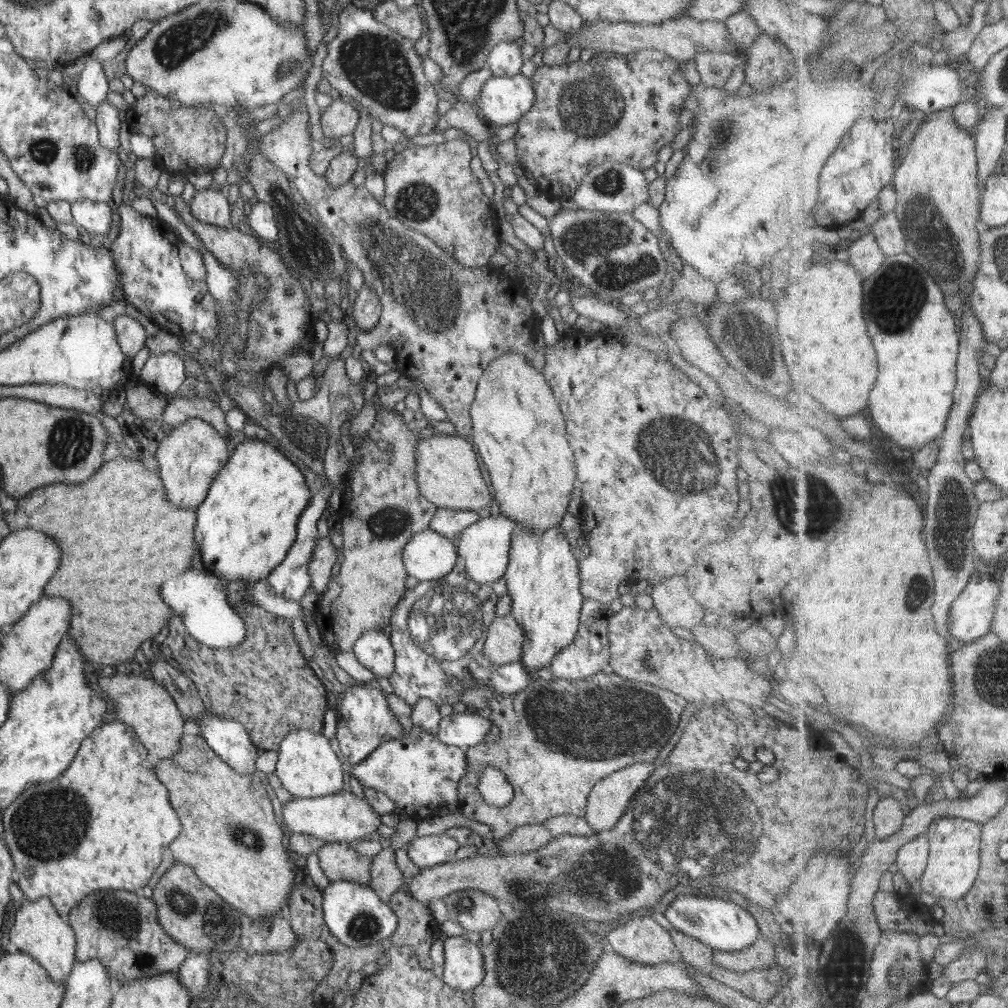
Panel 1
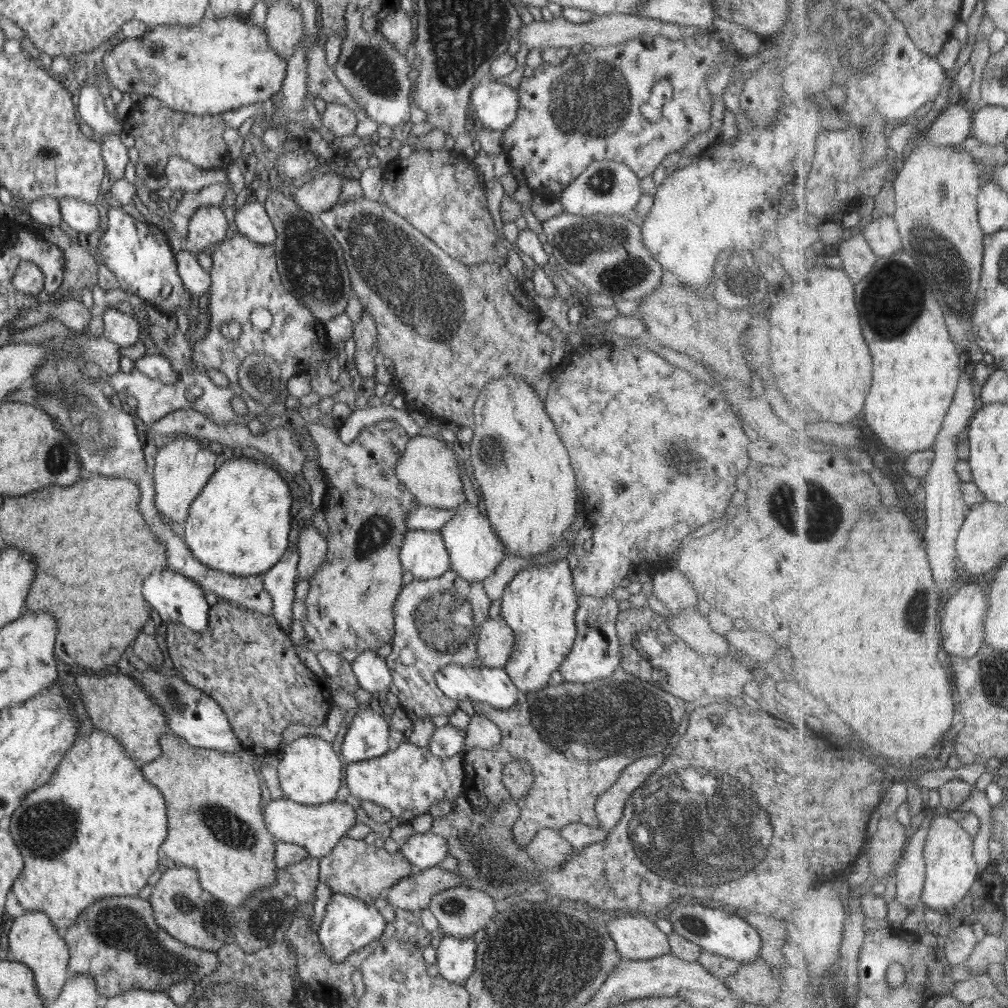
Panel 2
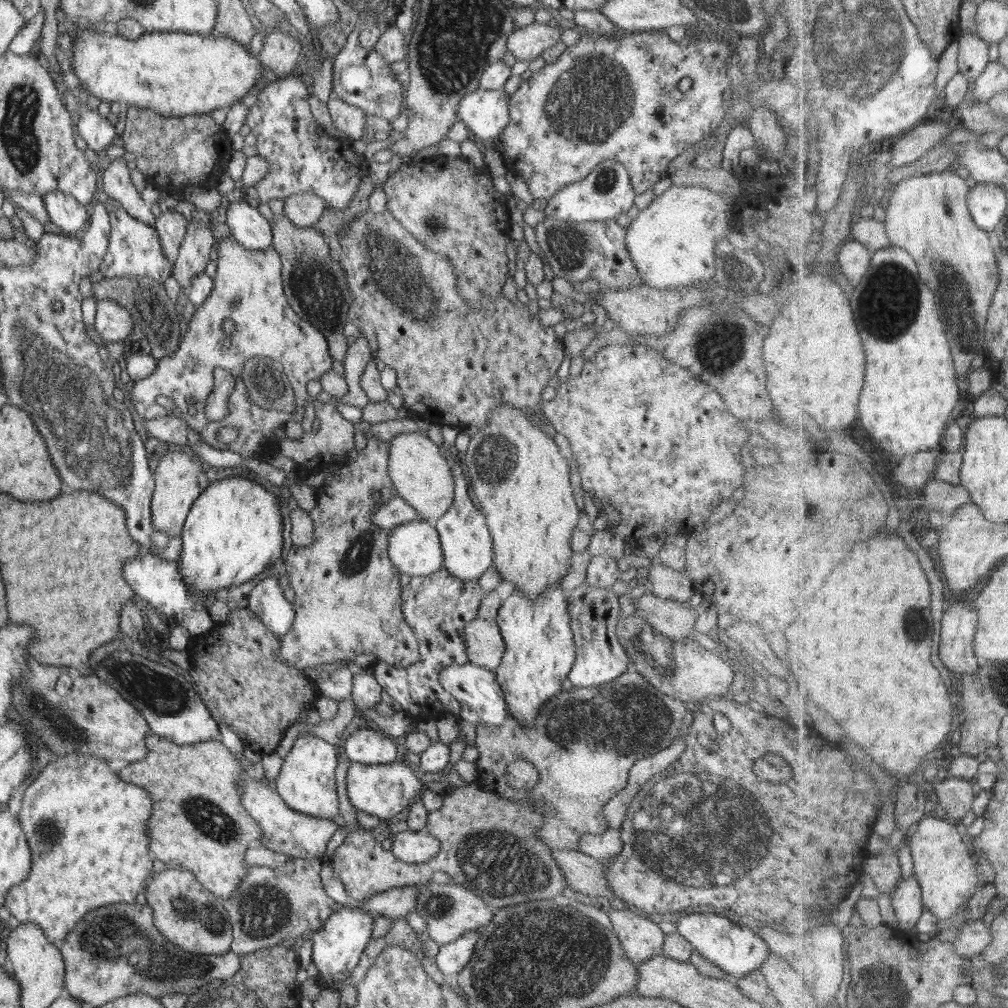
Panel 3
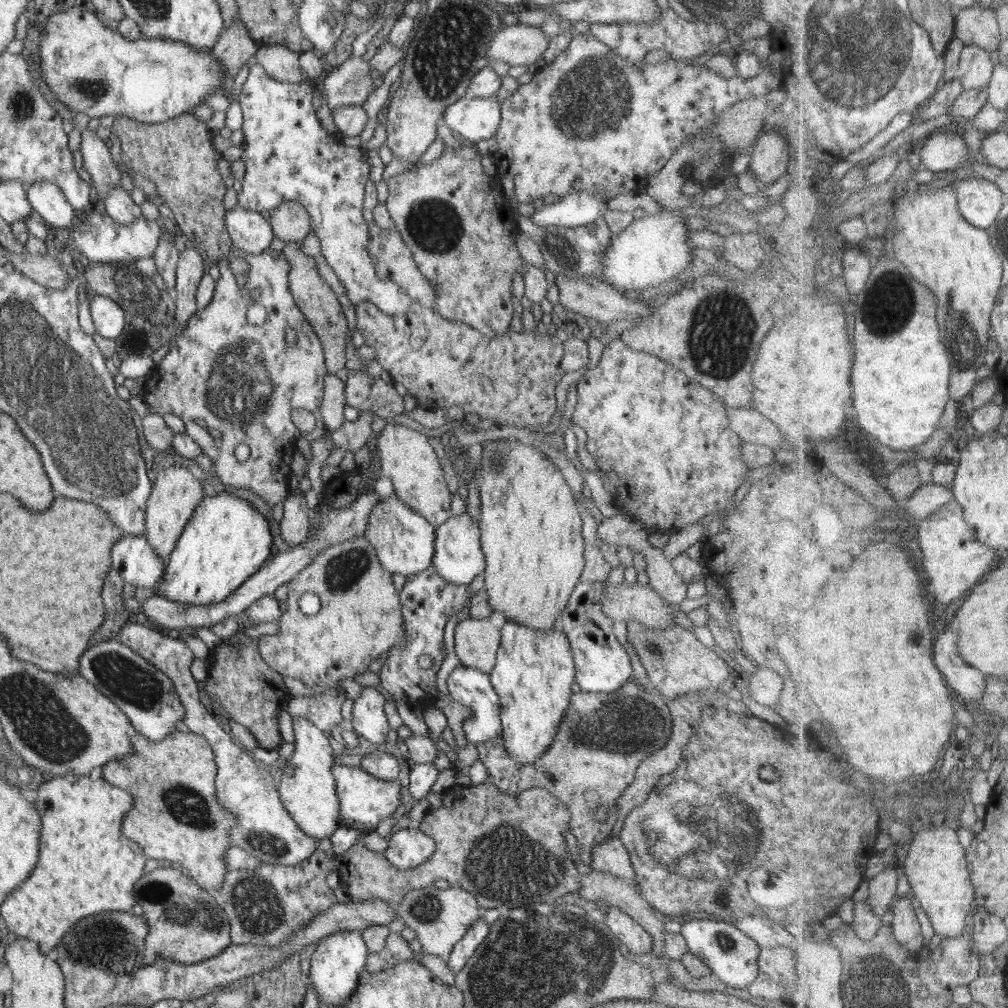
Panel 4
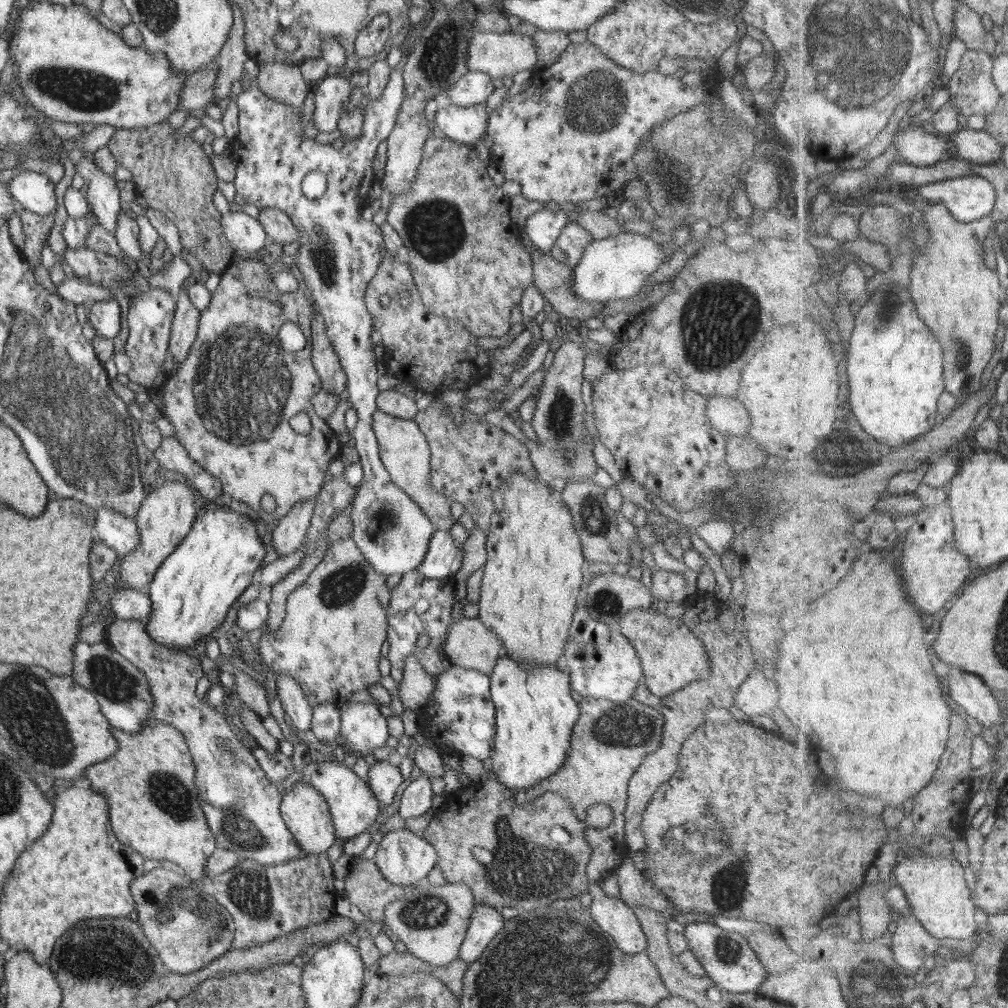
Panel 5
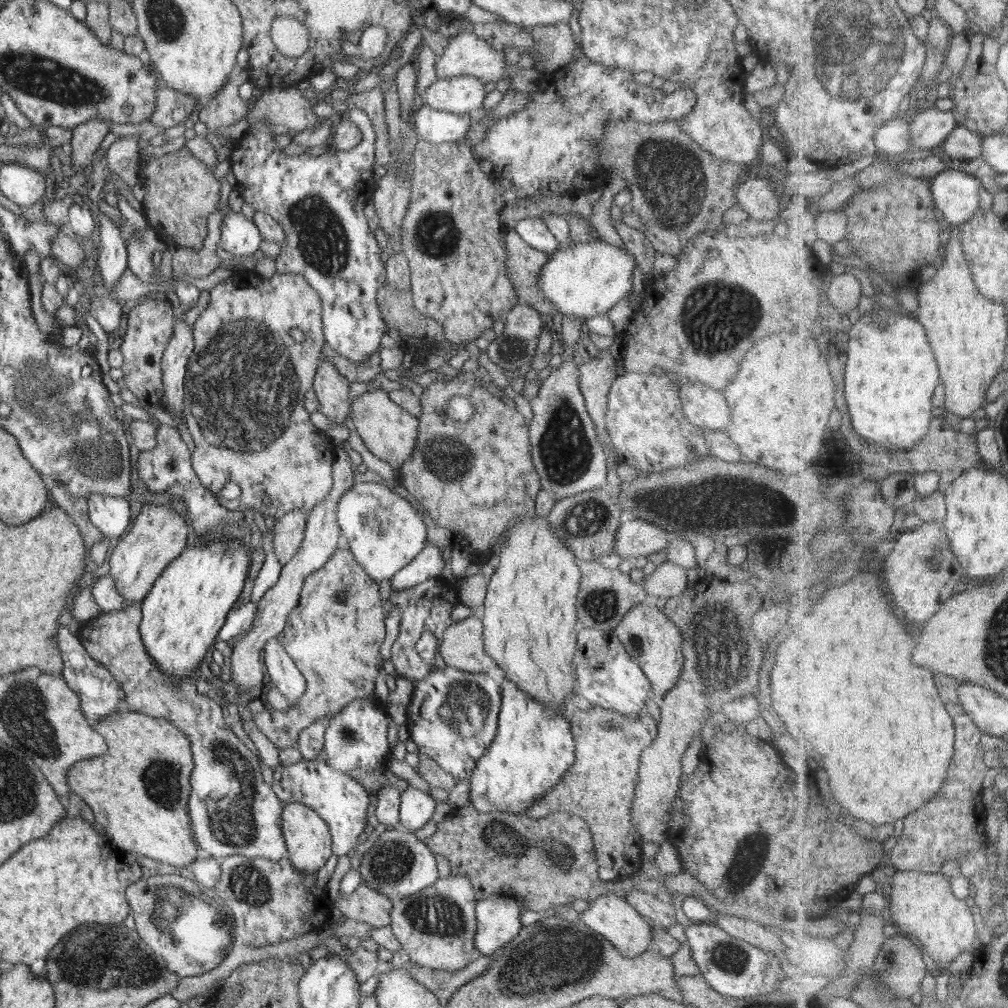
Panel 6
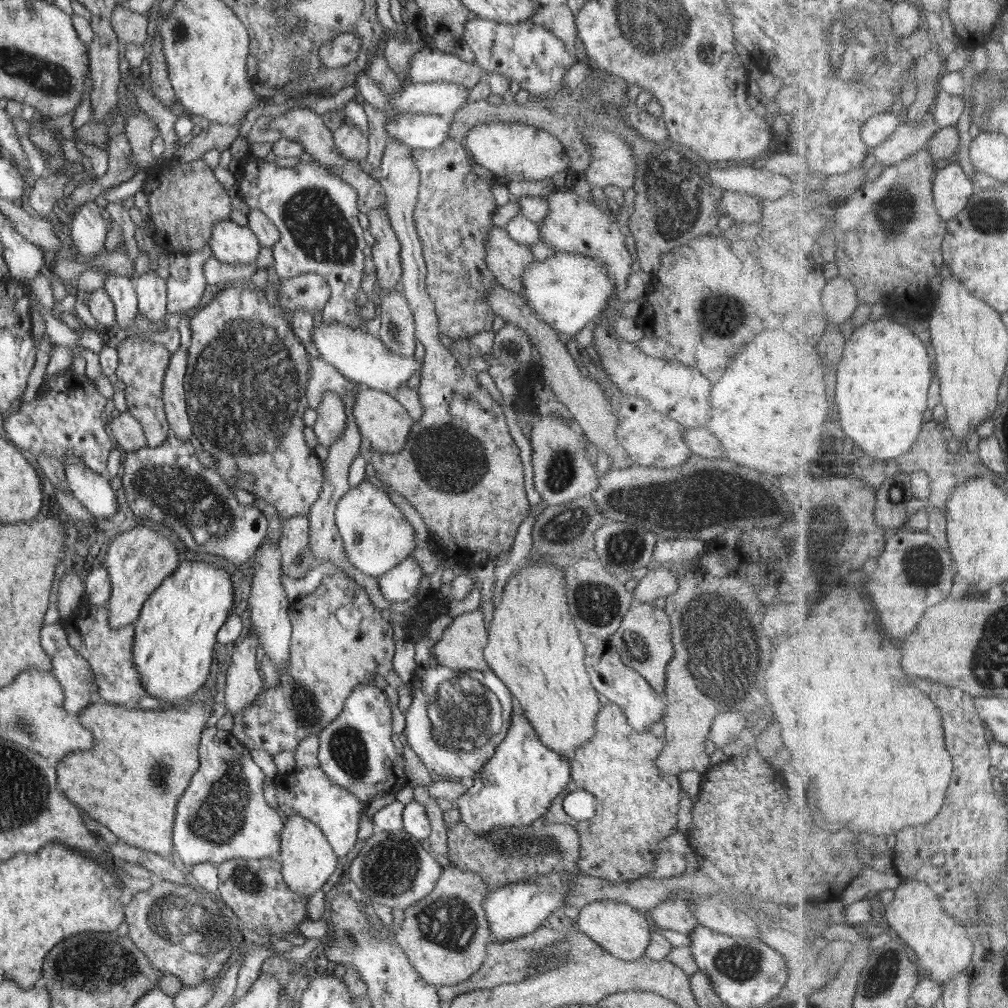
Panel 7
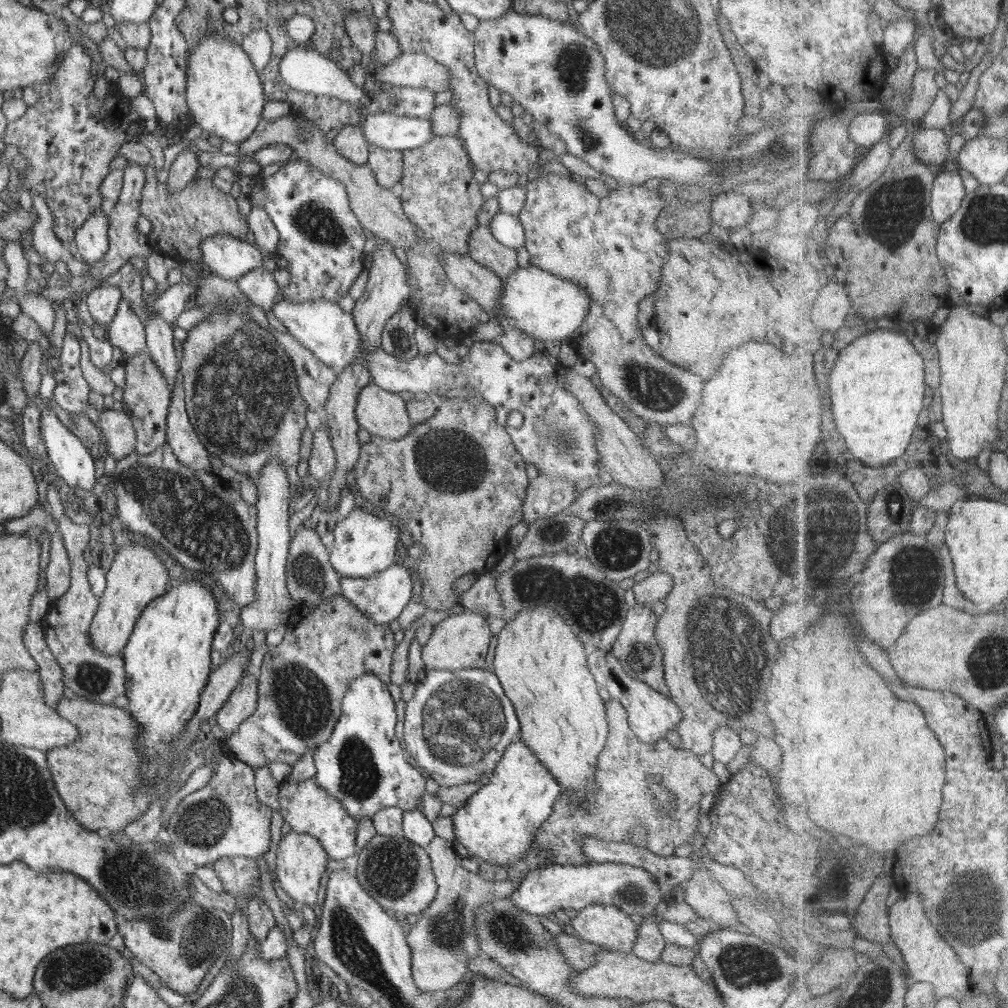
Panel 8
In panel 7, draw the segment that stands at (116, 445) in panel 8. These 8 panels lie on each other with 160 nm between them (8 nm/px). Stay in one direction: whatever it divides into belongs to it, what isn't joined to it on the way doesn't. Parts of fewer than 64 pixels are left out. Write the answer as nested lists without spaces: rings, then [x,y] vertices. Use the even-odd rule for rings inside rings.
[[[116,413],[109,425],[120,450],[128,453],[147,446],[142,425],[128,413]]]

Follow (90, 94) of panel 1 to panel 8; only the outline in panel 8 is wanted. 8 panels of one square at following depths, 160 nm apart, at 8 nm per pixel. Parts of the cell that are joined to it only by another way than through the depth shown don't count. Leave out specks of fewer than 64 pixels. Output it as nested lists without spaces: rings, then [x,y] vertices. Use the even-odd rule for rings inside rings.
[[[120,300],[120,306],[108,327],[108,342],[122,349],[124,352],[122,362],[138,356],[140,352],[146,352],[145,325],[135,314],[128,300]]]

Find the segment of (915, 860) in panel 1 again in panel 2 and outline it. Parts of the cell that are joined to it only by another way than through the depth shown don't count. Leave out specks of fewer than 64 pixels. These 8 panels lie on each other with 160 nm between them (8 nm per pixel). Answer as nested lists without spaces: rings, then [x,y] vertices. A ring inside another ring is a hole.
[[[929,822],[919,829],[914,829],[906,847],[904,858],[897,868],[898,900],[913,910],[923,900],[923,894],[929,876],[927,844],[931,827]]]

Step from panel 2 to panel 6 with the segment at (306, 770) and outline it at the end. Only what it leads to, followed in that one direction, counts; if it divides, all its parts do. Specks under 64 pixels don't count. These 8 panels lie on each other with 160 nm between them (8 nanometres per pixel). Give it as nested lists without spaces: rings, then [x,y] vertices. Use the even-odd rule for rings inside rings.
[[[278,636],[266,643],[262,659],[266,664],[270,684],[278,688],[291,706],[298,704],[307,684],[300,669],[282,647]],[[285,803],[282,811],[282,832],[287,844],[287,858],[295,871],[299,873],[316,873],[333,855],[331,832],[326,821],[302,803]]]

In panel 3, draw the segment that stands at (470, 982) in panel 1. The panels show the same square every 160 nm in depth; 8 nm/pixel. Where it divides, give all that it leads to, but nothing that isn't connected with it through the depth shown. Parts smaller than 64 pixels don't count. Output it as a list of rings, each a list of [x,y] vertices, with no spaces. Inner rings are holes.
[[[482,930],[468,931],[454,942],[440,945],[439,953],[434,957],[437,968],[445,975],[460,975],[474,954]]]

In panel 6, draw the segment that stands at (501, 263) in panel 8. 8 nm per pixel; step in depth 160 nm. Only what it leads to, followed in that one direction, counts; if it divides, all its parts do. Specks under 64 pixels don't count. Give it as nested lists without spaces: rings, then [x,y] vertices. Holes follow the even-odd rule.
[[[514,229],[506,233],[505,249],[507,273],[516,289],[516,304],[557,318],[560,313],[539,287],[539,274],[552,254],[531,247]]]

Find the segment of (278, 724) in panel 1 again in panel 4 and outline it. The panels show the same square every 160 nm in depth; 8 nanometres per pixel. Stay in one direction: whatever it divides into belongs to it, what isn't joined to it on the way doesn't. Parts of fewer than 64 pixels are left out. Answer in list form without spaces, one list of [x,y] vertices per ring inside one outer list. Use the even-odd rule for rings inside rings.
[[[252,638],[245,647],[220,644],[210,650],[208,655],[208,674],[201,683],[201,692],[208,705],[213,704],[217,710],[246,726],[264,750],[277,750],[284,742],[278,731],[278,716],[285,709],[287,697],[290,695],[284,684],[283,675],[271,669],[262,658],[258,649],[259,638]]]

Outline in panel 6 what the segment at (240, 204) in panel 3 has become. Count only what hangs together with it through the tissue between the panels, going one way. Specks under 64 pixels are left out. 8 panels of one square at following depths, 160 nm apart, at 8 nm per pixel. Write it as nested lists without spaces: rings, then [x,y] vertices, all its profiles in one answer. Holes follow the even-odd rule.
[[[230,210],[223,218],[218,244],[236,256],[250,256],[263,243],[259,228],[241,212]]]

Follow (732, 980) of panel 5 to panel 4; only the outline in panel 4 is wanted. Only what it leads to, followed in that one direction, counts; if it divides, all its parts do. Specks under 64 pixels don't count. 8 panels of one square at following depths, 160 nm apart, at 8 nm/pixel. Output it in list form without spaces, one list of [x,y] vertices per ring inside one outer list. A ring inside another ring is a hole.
[[[691,919],[682,923],[681,935],[687,942],[688,951],[710,968],[714,978],[730,988],[746,989],[757,978],[763,967],[758,960],[760,949],[756,941],[742,933],[736,925],[732,926],[726,921]]]

